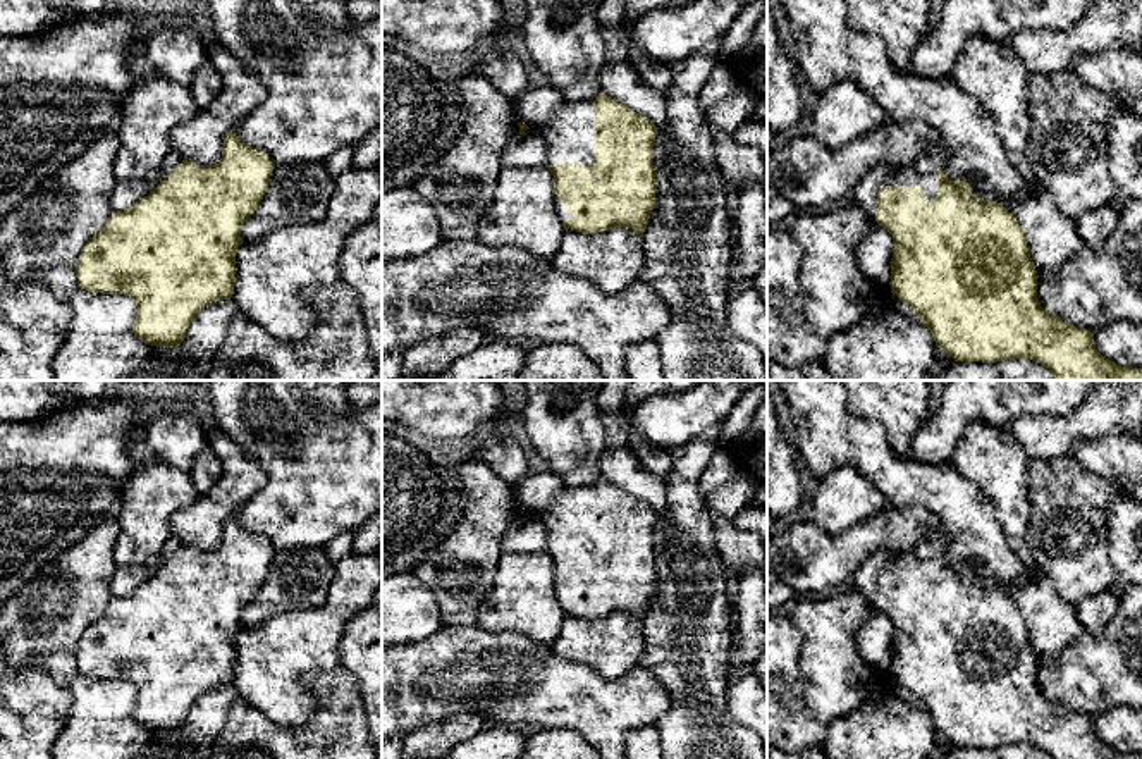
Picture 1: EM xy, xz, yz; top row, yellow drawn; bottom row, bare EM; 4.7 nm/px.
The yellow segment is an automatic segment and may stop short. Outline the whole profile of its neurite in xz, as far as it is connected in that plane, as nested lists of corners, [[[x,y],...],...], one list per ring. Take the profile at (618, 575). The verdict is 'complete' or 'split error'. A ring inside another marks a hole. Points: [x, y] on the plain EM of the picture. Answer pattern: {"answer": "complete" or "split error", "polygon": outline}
{"answer": "split error", "polygon": [[[600,478],[593,487],[564,487],[547,509],[535,515],[549,534],[545,552],[554,561],[556,599],[566,614],[599,620],[628,613],[643,621],[657,575],[657,513],[650,504]]]}

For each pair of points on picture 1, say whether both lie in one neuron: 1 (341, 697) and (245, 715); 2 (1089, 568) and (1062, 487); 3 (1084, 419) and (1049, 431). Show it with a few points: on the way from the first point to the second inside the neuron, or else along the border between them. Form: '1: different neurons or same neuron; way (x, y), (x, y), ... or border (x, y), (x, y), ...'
1: same neuron; way (322, 723), (306, 739), (270, 739)
2: same neuron; way (1072, 548), (1068, 508)
3: same neuron; way (1075, 427), (1058, 431)

